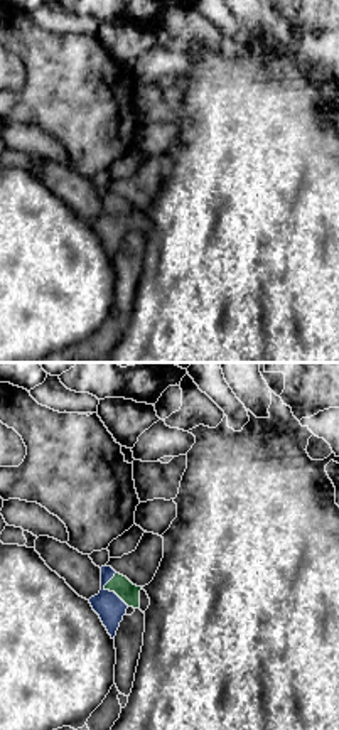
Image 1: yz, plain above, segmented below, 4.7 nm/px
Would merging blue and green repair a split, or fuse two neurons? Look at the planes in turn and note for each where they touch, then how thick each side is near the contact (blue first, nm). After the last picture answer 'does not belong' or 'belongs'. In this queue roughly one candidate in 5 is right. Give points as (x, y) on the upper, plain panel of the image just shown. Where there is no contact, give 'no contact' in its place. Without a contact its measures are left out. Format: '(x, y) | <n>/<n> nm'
(108, 213) | 140/100 nm

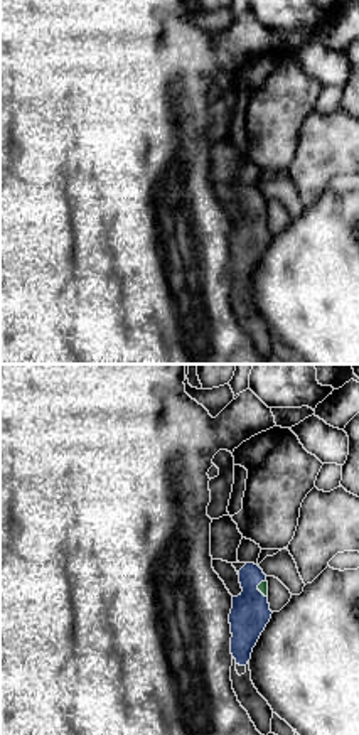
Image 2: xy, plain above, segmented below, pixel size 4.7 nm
(257, 211) | 190/50 nm

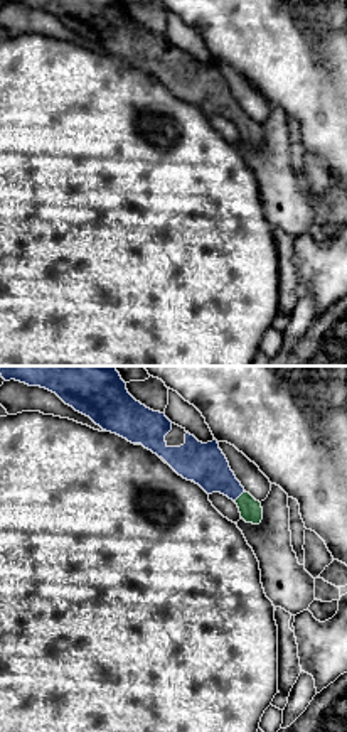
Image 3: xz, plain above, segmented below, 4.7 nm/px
(240, 117) | 200/110 nm

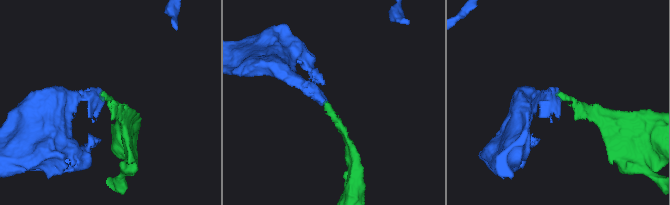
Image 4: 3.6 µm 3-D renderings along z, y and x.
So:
belongs

